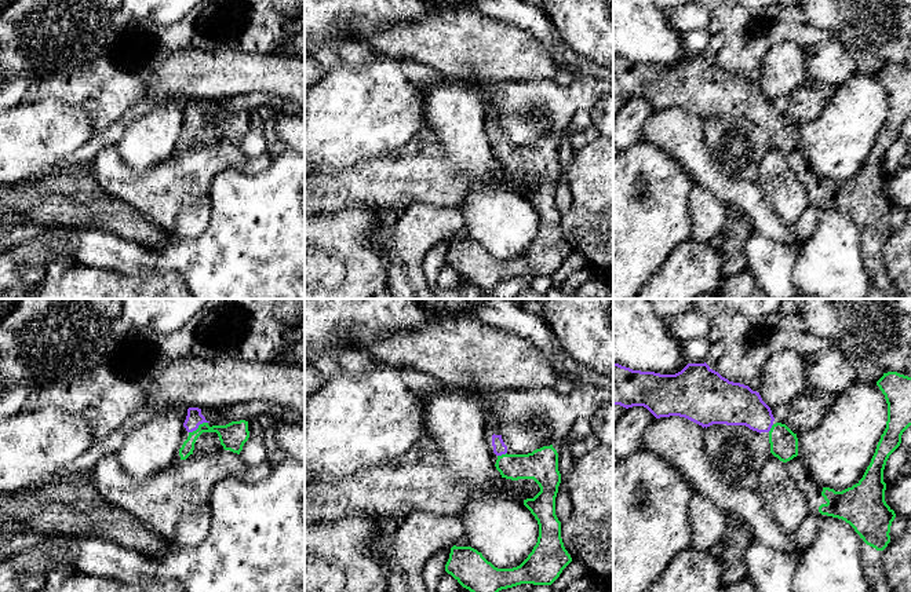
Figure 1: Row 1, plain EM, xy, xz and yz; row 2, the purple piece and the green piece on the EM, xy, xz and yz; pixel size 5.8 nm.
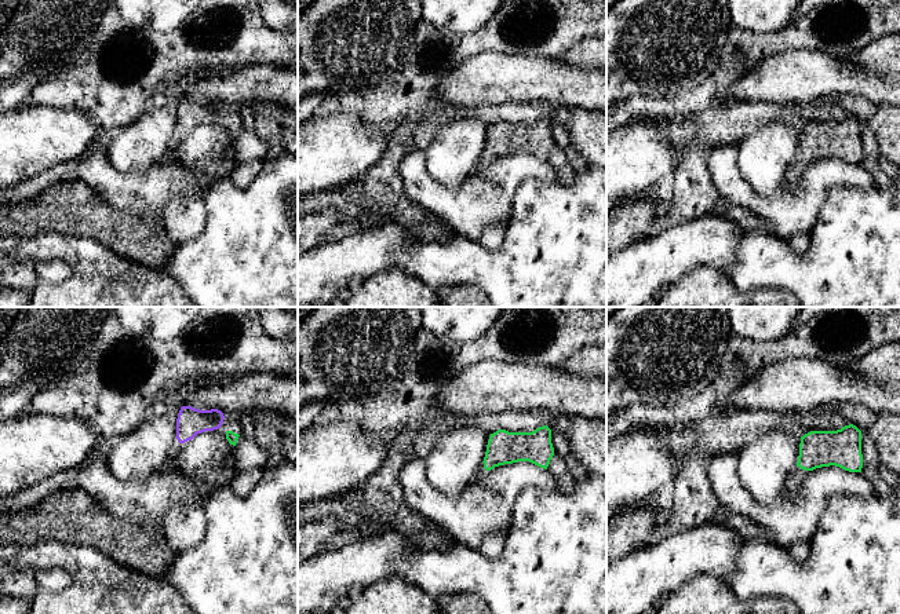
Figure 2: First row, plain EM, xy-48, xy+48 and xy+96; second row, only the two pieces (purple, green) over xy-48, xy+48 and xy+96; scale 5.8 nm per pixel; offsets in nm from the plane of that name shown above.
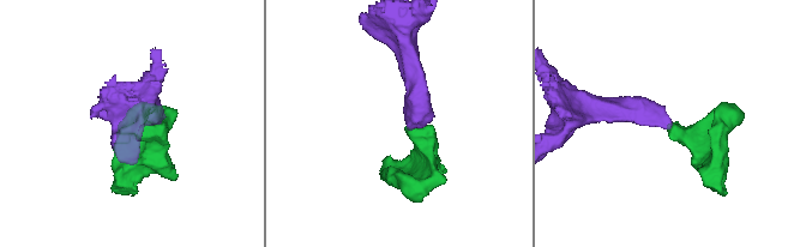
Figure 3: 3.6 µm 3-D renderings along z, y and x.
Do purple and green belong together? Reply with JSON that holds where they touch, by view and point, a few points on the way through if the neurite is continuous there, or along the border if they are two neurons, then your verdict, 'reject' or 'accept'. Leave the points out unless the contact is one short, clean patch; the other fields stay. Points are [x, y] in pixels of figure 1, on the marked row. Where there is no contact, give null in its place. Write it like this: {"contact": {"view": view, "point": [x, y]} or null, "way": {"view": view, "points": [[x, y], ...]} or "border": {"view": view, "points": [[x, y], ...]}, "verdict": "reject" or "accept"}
{"contact": {"view": "xy", "point": [197, 427]}, "way": {"view": "xy", "points": [[195, 417], [197, 427], [218, 428], [233, 435]]}, "verdict": "accept"}

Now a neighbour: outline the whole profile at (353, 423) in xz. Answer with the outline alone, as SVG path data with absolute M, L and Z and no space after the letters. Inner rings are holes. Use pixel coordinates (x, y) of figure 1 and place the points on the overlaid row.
M382 363L358 376L347 372L335 373L305 401L305 468L313 480L340 479L397 460L426 436L426 417L426 406L405 387L396 366Z

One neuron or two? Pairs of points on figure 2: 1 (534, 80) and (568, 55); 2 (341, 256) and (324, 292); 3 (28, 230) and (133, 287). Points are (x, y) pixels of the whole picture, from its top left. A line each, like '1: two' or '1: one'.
1: two
2: one
3: two

